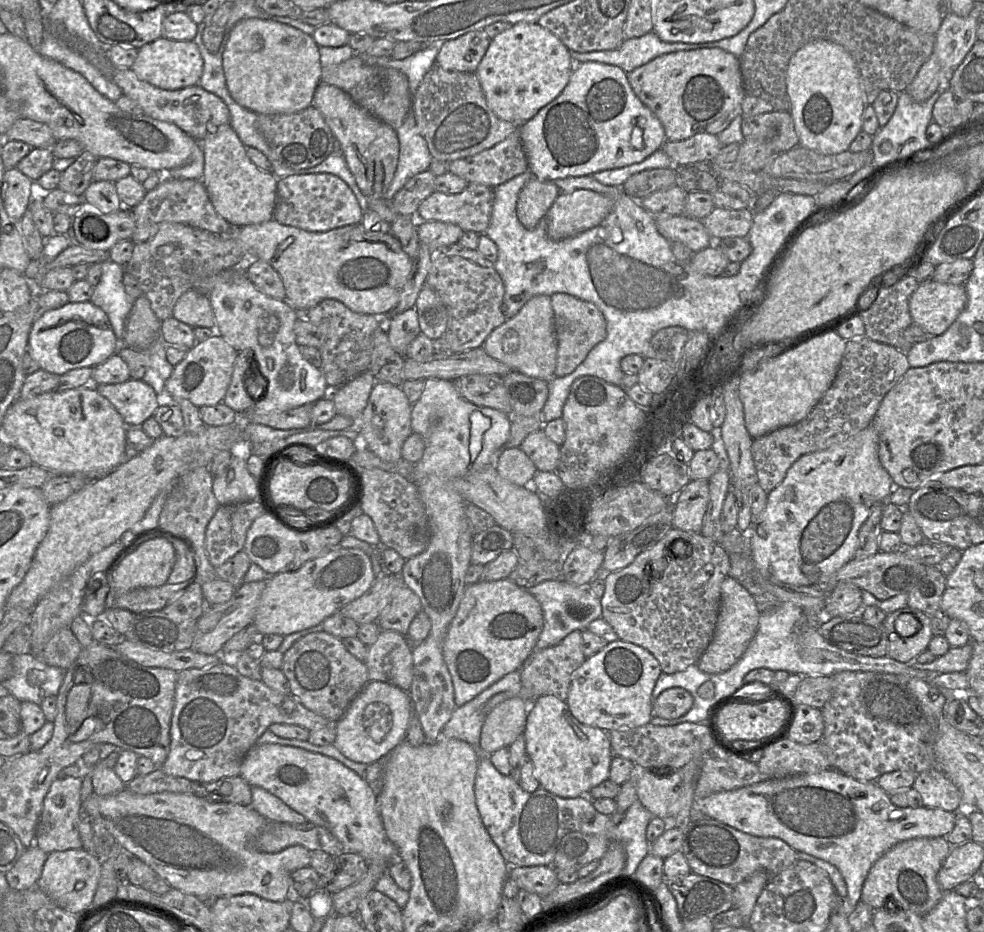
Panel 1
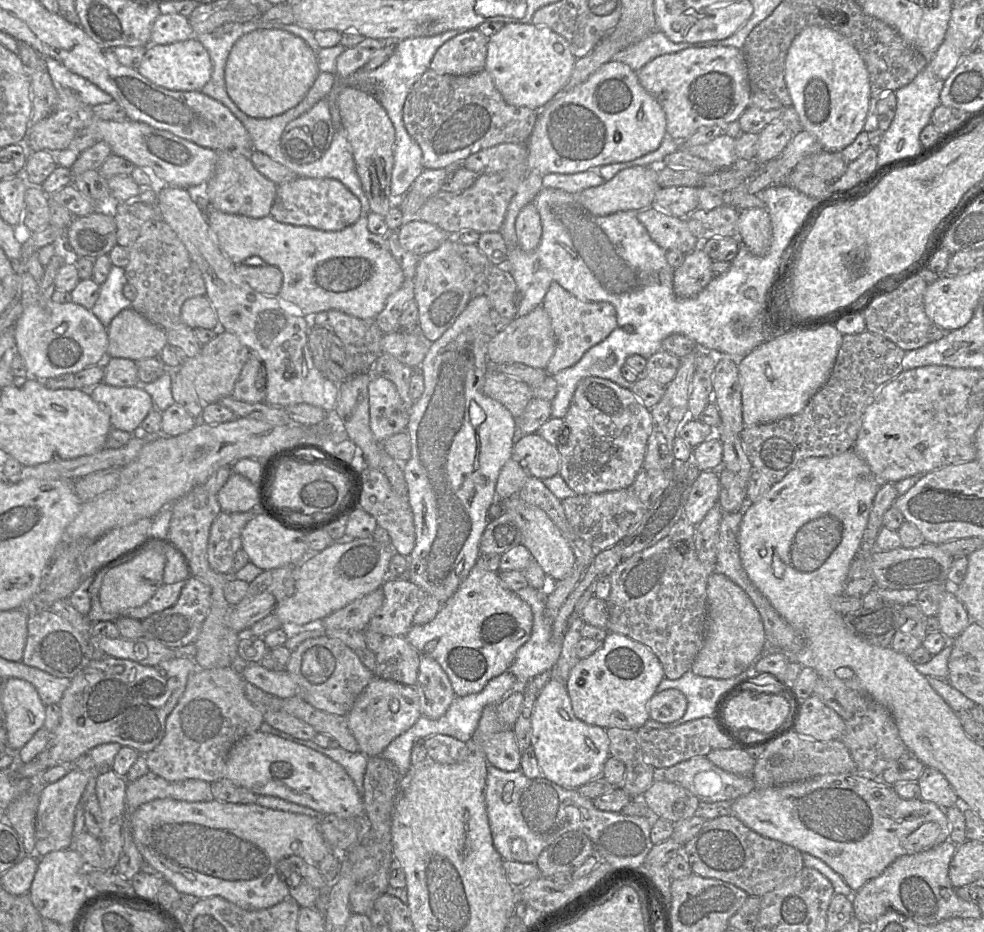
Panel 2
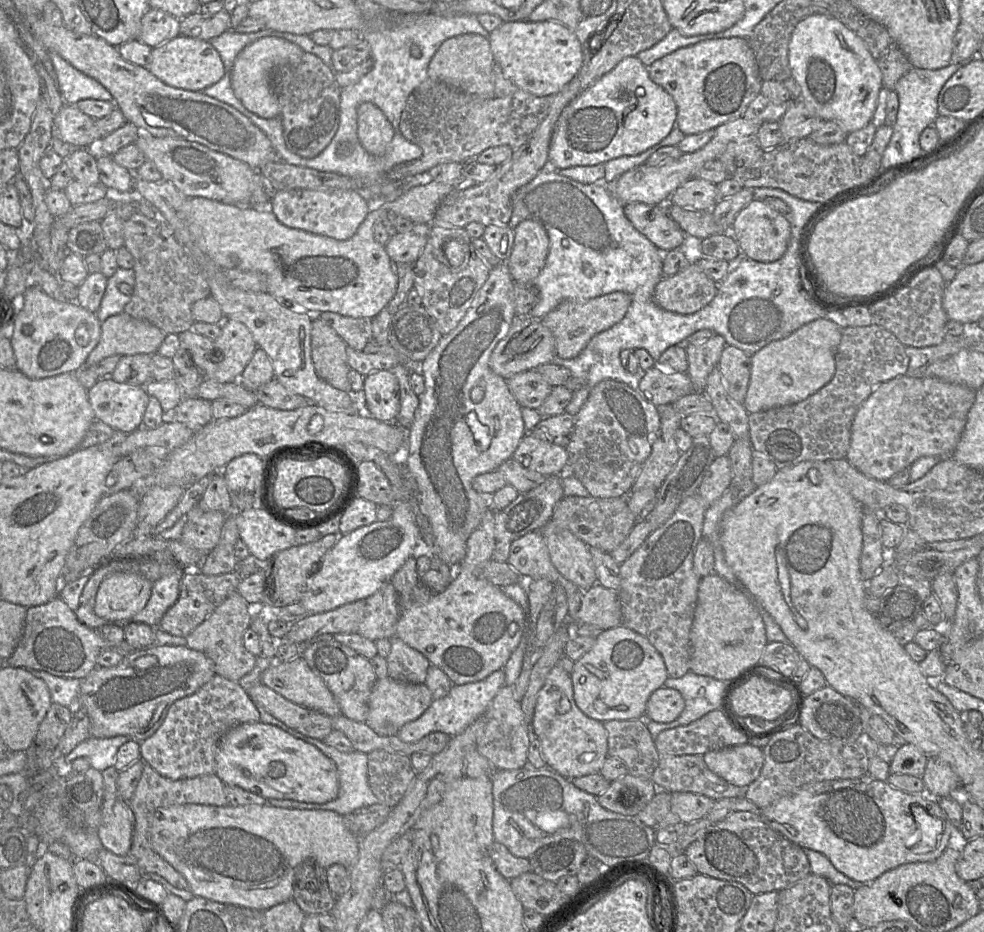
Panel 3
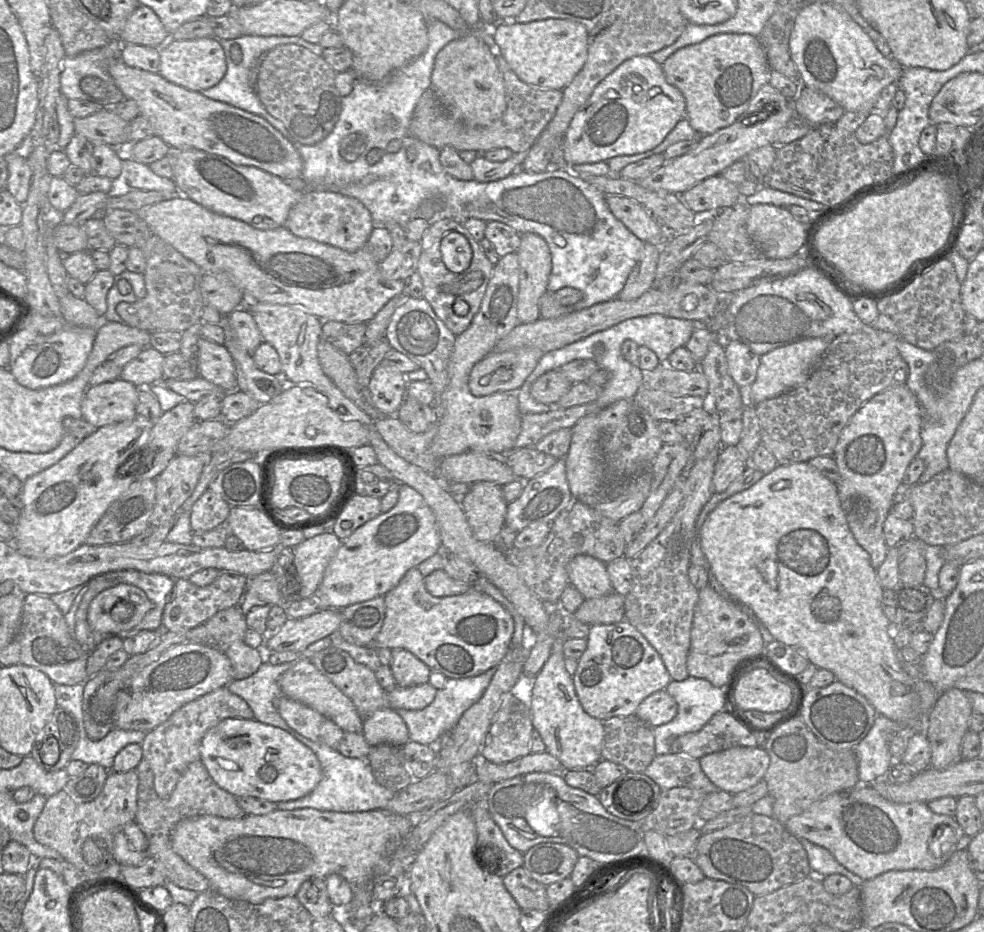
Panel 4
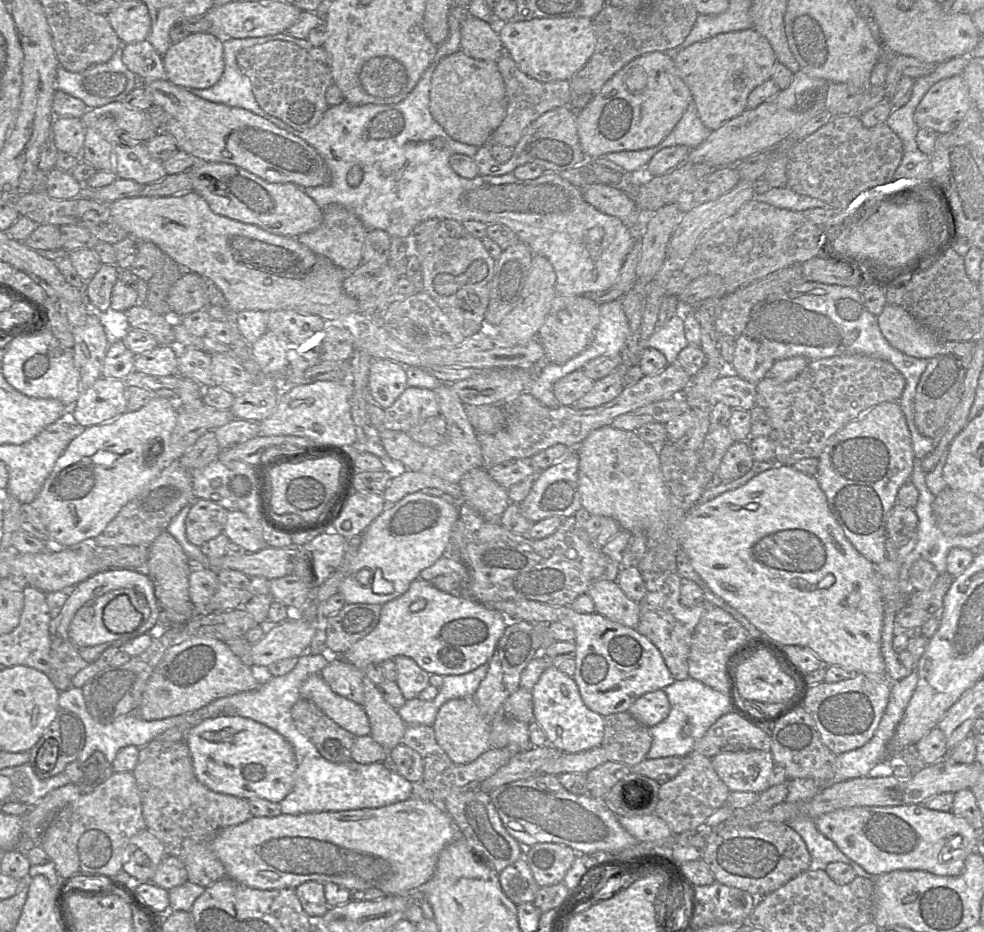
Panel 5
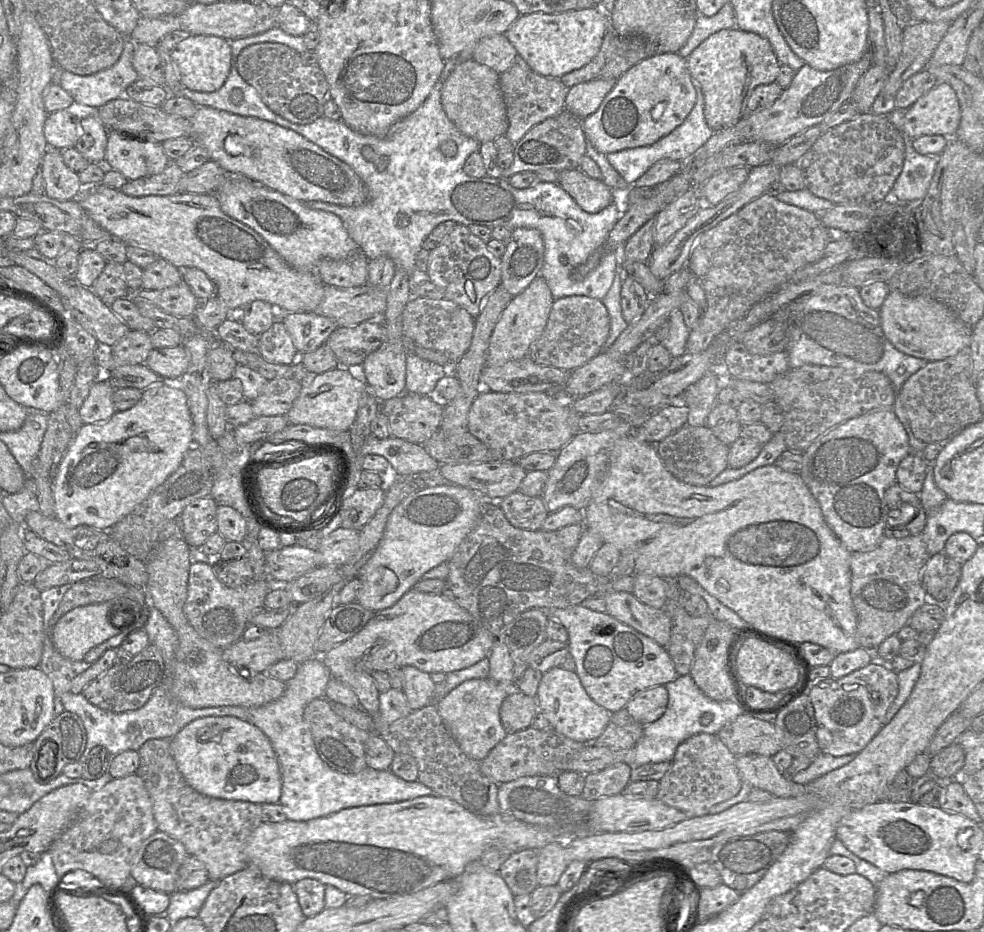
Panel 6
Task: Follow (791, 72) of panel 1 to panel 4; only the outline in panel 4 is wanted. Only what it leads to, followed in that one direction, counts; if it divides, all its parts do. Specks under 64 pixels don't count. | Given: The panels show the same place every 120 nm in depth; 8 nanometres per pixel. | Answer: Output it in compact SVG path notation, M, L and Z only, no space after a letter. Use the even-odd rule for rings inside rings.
M813 3L798 13L790 34L789 53L805 86L828 96L845 111L873 112L879 93L891 83L897 83L904 70L894 58L884 57L846 13L826 3Z

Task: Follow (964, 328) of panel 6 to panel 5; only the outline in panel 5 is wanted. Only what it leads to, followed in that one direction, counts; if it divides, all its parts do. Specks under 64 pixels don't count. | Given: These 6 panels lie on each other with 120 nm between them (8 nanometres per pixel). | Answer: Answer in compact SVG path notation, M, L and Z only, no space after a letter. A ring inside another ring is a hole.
M886 304L877 322L892 347L916 358L931 359L940 353L944 342L949 342L921 325L899 305Z

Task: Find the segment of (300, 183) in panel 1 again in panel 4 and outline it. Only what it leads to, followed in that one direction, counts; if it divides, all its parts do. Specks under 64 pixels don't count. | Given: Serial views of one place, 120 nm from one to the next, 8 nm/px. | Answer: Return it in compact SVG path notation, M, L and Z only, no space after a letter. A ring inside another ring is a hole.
M306 191L290 210L284 227L297 237L355 252L366 244L373 220L369 210L353 197L331 191Z

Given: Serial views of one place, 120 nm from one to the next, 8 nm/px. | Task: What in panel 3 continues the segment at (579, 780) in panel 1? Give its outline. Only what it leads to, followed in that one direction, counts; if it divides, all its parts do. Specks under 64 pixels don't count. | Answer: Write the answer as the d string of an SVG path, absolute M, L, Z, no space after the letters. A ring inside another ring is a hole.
M559 663L549 672L537 696L531 732L540 741L546 766L572 780L600 772L608 757L608 736L602 722L589 718L577 707L570 675Z

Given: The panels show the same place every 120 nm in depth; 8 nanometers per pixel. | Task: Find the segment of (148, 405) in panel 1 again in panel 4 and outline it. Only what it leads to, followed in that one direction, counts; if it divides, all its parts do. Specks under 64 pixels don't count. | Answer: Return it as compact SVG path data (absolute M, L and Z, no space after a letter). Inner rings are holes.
M121 378L89 385L81 402L82 418L97 428L134 419L138 389Z

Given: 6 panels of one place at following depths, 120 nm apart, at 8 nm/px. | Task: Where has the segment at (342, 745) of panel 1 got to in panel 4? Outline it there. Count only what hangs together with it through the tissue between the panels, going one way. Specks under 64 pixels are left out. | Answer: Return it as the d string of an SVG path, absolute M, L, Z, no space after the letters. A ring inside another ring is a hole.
M428 682L405 688L396 686L386 693L386 703L394 710L421 710L433 701L436 693L437 689Z

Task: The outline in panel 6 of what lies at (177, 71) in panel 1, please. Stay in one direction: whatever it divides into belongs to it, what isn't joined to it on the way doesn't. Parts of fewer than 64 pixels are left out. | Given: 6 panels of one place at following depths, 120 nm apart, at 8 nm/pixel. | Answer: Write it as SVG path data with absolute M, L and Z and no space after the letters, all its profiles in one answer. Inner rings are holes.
M190 35L179 42L170 53L179 72L182 87L196 92L211 93L219 90L225 83L231 68L230 42L206 35Z

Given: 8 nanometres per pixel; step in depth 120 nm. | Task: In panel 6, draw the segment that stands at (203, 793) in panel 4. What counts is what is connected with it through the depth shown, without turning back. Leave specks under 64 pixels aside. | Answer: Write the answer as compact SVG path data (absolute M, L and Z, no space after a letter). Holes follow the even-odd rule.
M151 739L138 750L139 767L135 772L144 782L150 795L158 831L181 842L188 855L194 856L206 866L209 881L220 881L248 865L245 847L253 831L262 823L260 804L249 801L225 800L205 796L193 789L179 771L171 753L168 739Z

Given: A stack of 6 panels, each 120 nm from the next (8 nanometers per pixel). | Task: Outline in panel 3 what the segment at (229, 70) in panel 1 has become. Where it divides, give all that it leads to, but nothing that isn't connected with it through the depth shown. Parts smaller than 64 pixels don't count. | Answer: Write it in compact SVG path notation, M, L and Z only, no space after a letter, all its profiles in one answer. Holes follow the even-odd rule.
M264 37L247 45L236 57L231 71L231 87L238 100L250 112L265 119L279 117L280 107L276 94L272 89L272 75L275 70L285 65L298 65L305 52L296 44L277 37Z

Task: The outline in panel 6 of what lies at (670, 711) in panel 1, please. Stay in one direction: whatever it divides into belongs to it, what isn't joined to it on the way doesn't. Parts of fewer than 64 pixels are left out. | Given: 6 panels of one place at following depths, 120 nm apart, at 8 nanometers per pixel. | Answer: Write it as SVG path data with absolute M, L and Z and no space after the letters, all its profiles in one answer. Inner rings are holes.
M654 686L639 692L625 709L630 716L645 726L661 718L668 705L668 692L665 686Z

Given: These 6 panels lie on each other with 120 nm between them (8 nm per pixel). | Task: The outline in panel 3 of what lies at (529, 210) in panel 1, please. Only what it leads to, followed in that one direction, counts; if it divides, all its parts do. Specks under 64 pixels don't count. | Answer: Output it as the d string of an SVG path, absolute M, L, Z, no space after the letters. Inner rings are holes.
M521 220L513 231L514 244L507 267L515 282L532 284L546 262L548 234L542 225L532 220Z

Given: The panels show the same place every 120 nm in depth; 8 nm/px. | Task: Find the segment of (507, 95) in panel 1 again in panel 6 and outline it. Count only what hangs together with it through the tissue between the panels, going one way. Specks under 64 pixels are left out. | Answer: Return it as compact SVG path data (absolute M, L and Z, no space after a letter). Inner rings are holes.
M593 6L558 14L520 14L505 36L532 71L547 78L560 78L584 67L596 56L608 29L609 17Z

